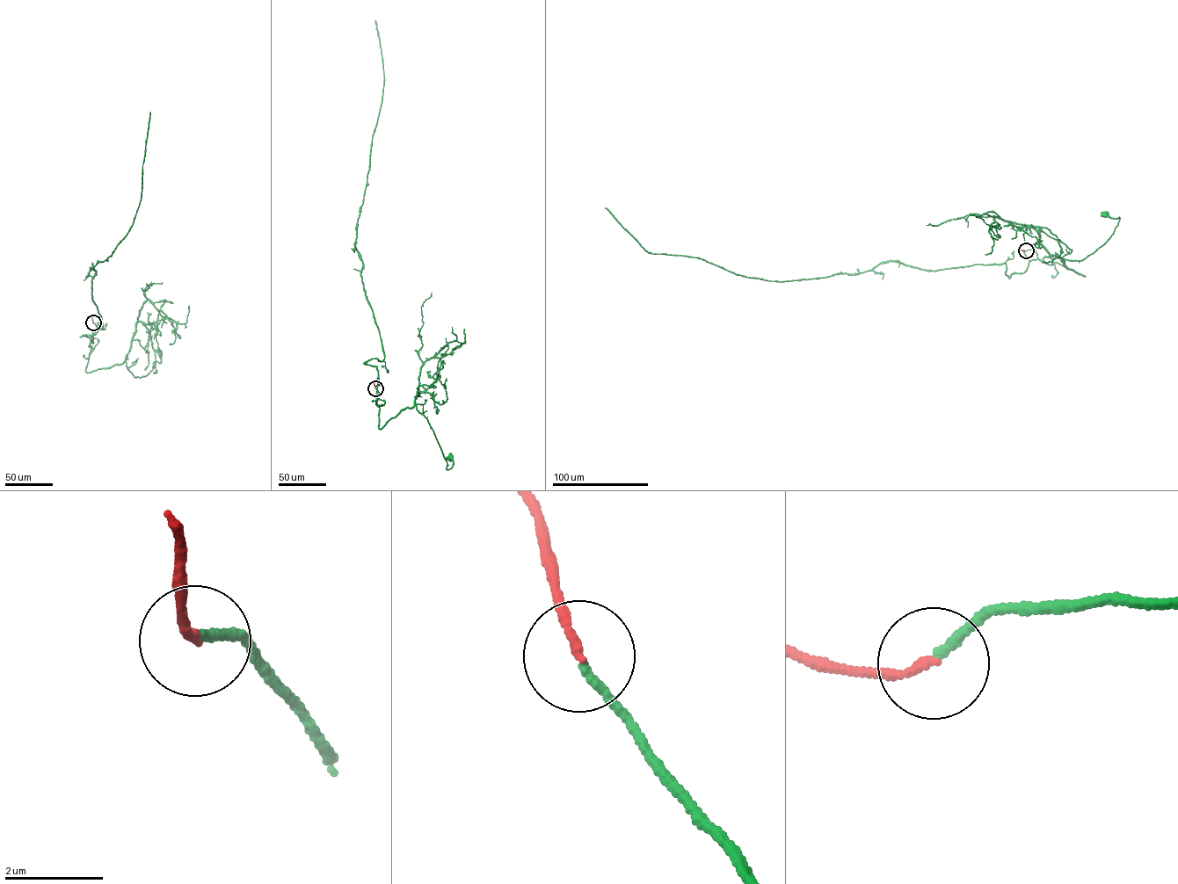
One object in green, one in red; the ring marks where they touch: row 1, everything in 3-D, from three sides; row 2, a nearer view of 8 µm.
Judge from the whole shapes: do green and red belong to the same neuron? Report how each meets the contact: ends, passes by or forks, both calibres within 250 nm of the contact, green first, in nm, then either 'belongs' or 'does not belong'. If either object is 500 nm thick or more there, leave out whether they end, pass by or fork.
green ends there; red ends there; 180 nm thick on the green side, 170 nm on the other; belongs

